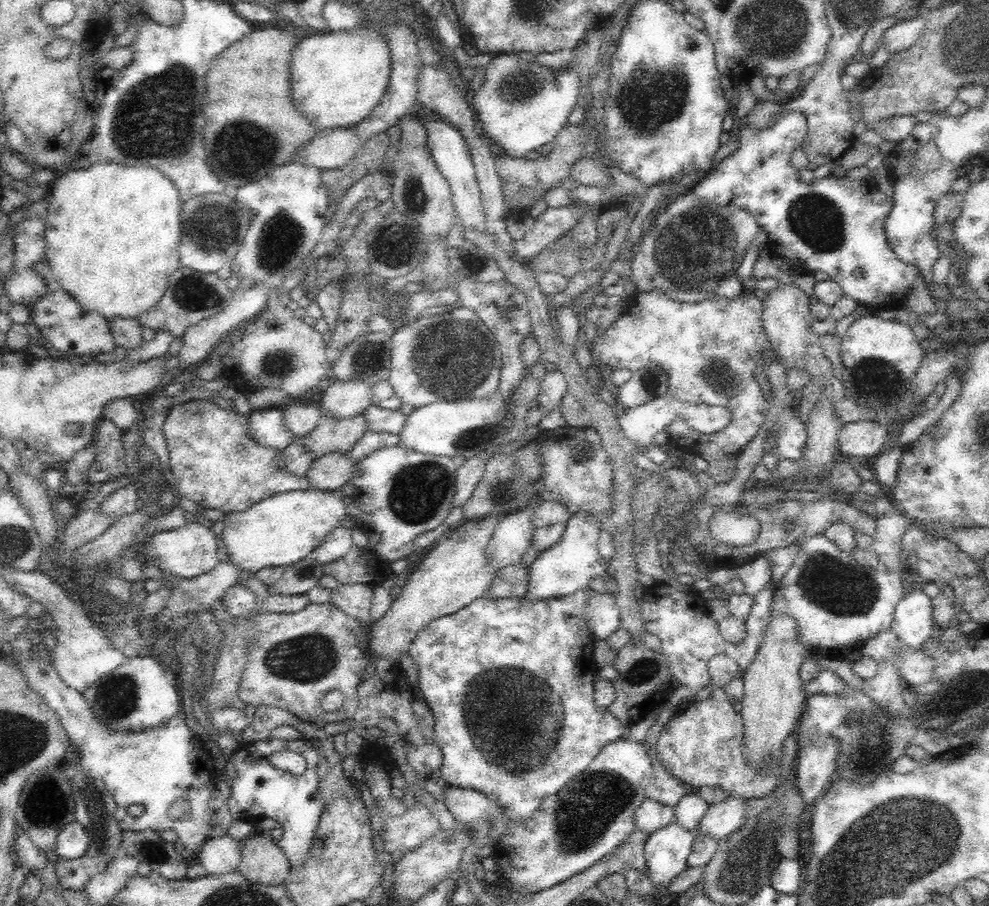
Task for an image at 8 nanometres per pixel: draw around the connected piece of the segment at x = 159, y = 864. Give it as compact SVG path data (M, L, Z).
M125 830L122 833L120 851L123 855L150 864L168 880L180 880L186 876L191 862L180 855L173 843L167 842L155 830Z

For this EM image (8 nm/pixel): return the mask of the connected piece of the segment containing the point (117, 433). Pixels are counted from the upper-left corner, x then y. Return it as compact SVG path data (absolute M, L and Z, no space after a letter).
M102 418L97 423L95 437L97 437L98 456L86 472L85 488L87 490L92 490L115 478L127 476L124 462L126 450L123 440L124 432L111 420Z

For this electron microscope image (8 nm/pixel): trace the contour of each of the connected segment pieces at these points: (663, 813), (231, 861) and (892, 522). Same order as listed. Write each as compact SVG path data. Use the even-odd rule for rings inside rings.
M646 797L634 812L636 828L652 834L674 822L674 809Z
M228 833L210 837L198 848L199 862L207 875L226 874L237 870L241 860L241 844Z
M898 510L882 514L875 520L877 528L874 532L872 550L888 571L900 573L902 559L900 559L901 538L912 522Z

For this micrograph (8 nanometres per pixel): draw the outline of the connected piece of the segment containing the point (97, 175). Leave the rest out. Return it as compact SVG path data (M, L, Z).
M100 161L90 168L80 170L66 170L60 172L60 177L52 181L51 191L48 194L49 205L45 216L45 255L44 260L49 264L52 276L62 289L74 297L86 310L92 310L106 320L113 318L137 319L148 309L154 308L166 292L169 278L181 267L179 261L180 245L180 210L183 202L178 195L176 185L168 180L164 173L150 166L126 166L112 161Z

